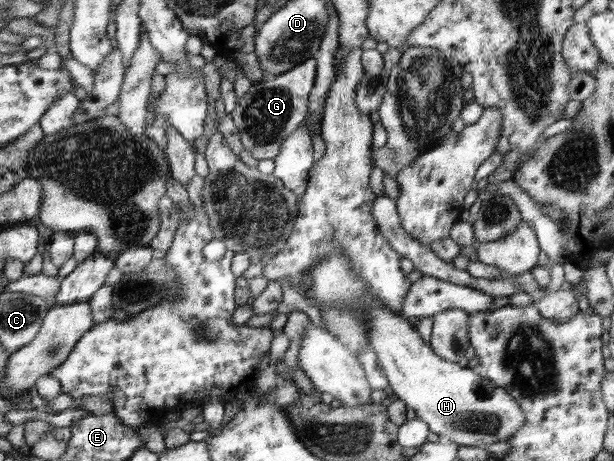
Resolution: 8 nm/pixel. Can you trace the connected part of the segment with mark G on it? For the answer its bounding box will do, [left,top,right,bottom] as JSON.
[228,57,316,159]

